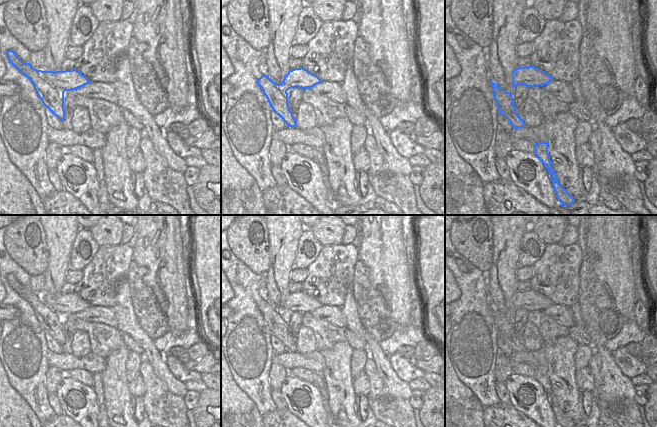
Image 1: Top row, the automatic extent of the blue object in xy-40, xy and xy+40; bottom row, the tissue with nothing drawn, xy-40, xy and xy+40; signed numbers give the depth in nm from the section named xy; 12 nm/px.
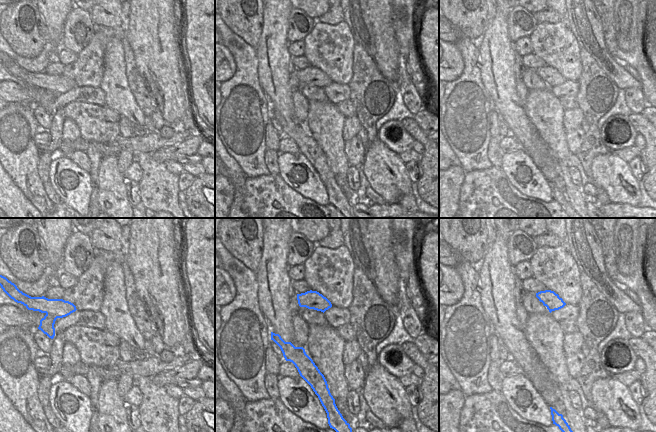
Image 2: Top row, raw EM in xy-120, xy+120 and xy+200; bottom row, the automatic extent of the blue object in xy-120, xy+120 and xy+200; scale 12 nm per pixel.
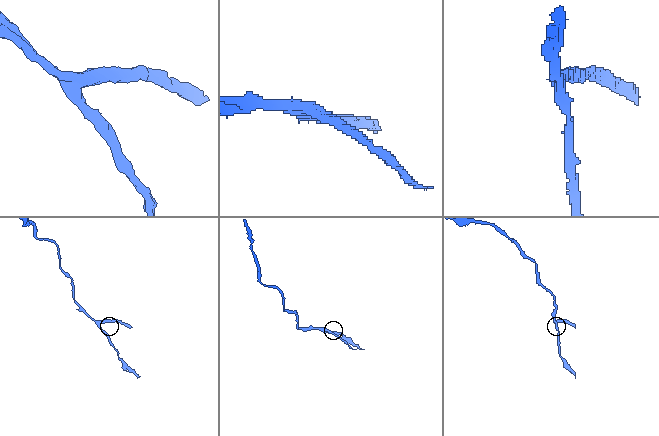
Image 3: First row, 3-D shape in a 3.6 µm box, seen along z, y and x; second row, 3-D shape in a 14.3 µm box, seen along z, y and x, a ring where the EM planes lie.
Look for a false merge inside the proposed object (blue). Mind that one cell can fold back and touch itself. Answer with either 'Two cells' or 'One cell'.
Two cells.

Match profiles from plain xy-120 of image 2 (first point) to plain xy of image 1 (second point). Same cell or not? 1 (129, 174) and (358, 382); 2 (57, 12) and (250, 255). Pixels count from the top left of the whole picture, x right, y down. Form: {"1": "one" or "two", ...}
{"1": "one", "2": "two"}

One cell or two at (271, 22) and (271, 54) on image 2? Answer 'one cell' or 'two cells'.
one cell

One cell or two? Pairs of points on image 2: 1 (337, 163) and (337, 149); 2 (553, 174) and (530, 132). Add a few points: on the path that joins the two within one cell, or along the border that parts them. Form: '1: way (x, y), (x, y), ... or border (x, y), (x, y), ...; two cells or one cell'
1: way (337, 160), (337, 152); one cell
2: way (547, 164), (531, 142); one cell

